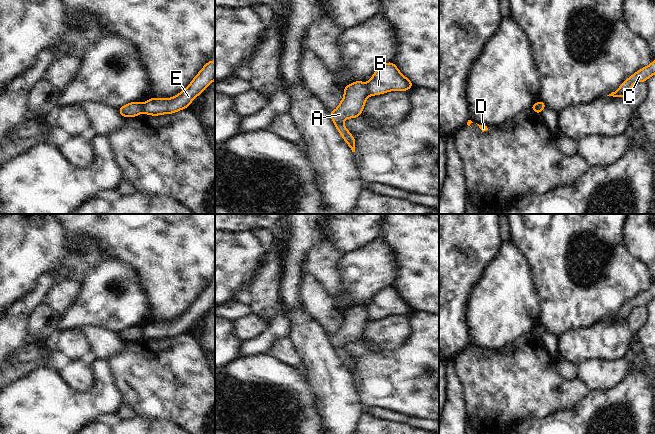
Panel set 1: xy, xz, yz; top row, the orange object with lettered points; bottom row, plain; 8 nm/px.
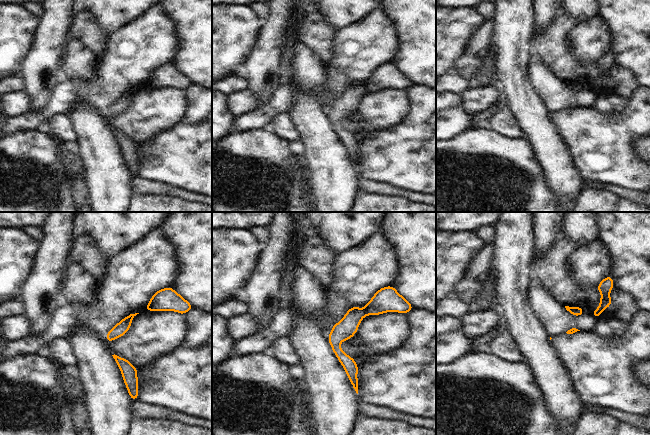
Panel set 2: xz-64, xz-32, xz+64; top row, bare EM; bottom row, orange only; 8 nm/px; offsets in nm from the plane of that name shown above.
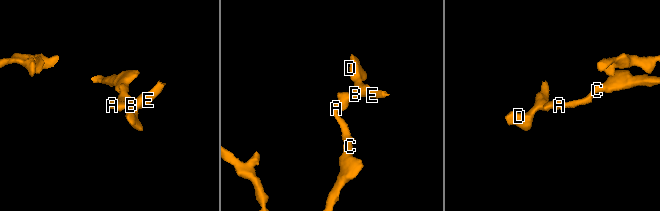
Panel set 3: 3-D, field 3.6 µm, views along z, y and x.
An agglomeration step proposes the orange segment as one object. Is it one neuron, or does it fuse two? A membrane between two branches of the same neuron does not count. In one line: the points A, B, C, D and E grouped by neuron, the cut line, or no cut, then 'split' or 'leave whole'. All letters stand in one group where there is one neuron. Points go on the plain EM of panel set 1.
A C / B D E; cut in xz along (365, 307), (369, 319); split

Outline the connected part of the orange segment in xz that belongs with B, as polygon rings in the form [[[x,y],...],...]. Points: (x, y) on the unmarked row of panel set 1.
[[[387,286],[375,294],[366,310],[369,319],[375,320],[390,315],[408,315],[414,309],[393,286]]]

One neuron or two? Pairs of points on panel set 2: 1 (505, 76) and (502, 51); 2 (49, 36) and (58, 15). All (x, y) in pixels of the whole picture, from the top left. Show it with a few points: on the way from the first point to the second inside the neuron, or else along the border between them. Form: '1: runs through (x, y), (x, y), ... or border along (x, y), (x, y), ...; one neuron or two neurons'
1: runs through (505, 70), (505, 57); one neuron
2: runs through (51, 31), (56, 20); one neuron

